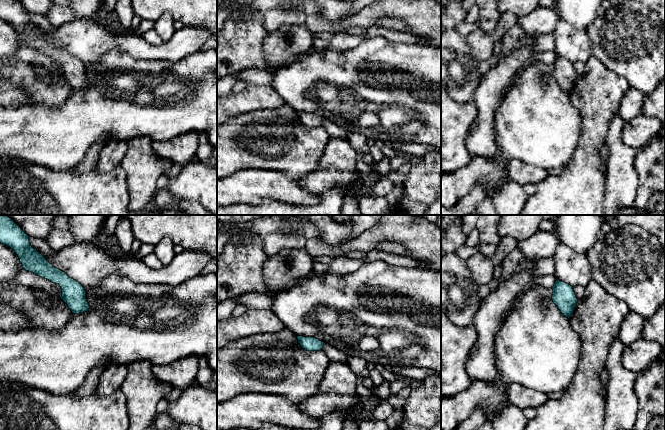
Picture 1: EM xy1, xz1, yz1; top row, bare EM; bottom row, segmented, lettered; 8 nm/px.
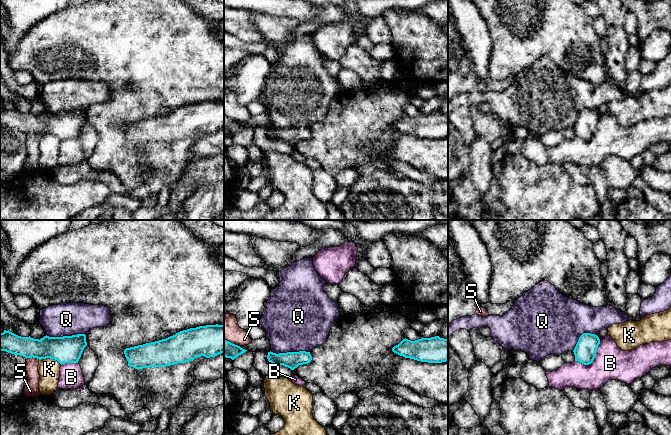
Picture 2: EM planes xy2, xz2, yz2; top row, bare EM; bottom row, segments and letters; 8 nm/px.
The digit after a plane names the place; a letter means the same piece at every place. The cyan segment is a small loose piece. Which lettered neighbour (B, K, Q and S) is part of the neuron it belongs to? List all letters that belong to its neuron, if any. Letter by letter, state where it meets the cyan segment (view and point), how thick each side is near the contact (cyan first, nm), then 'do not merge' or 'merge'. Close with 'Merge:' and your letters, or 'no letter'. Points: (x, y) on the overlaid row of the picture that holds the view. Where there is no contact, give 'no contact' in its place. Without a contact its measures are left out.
B: yz2 (593, 359) | 180/280 nm | do not merge
K: xy2 (50, 358) | 220/180 nm | do not merge
Q: xy2 (66, 336) | 220/280 nm | do not merge
S: xy2 (33, 357) | 200/110 nm | do not merge
Merge: no letter

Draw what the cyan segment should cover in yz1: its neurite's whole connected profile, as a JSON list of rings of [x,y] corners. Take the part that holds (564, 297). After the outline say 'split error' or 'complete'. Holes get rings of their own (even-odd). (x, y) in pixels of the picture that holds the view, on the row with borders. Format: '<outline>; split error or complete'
[[[557,279],[553,289],[552,300],[561,313],[568,319],[572,316],[578,299],[571,285]]]; complete

